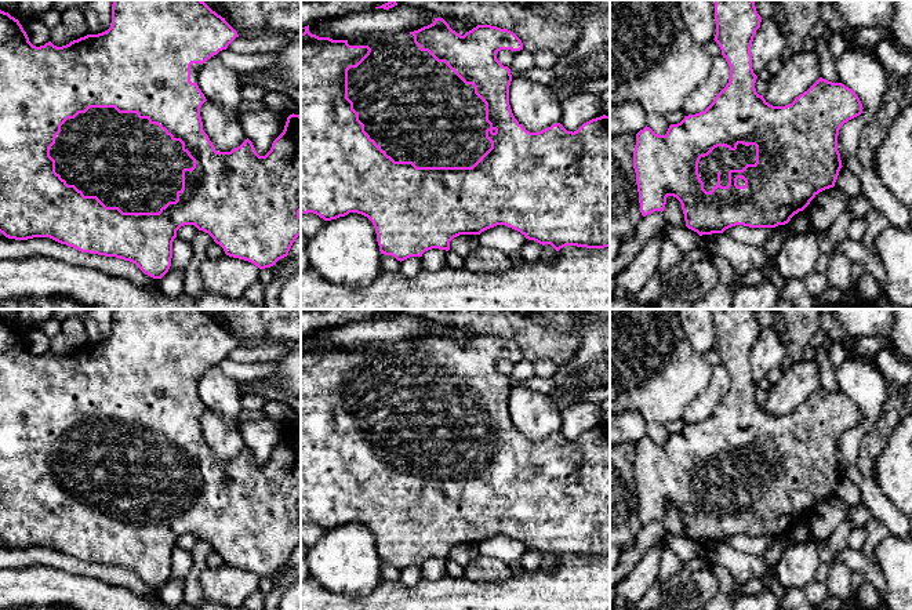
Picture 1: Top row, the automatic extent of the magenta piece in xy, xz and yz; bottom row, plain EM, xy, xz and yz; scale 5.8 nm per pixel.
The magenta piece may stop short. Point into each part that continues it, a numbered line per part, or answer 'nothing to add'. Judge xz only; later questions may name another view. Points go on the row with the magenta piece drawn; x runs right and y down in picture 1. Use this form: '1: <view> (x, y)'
1: xz (417, 109)

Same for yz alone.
1: yz (720, 159)

